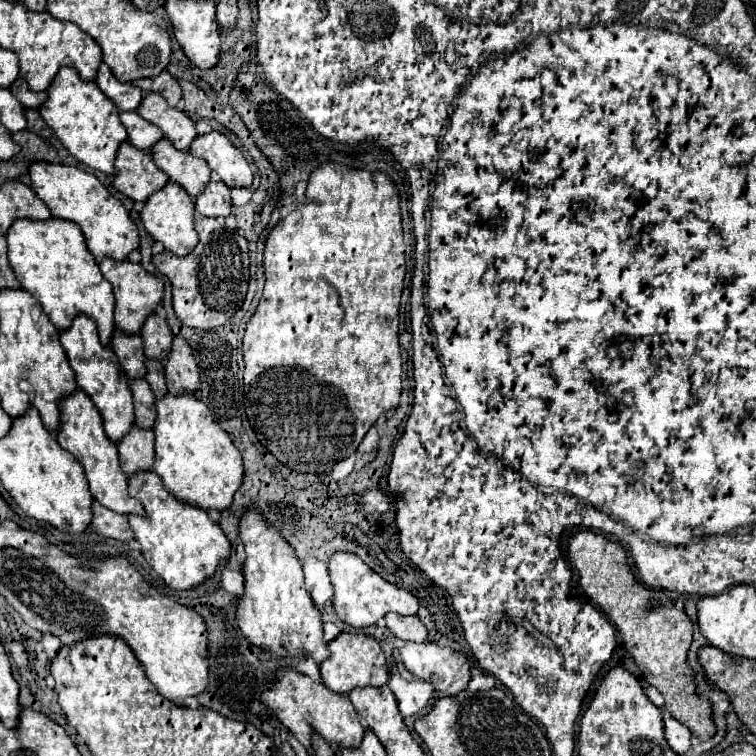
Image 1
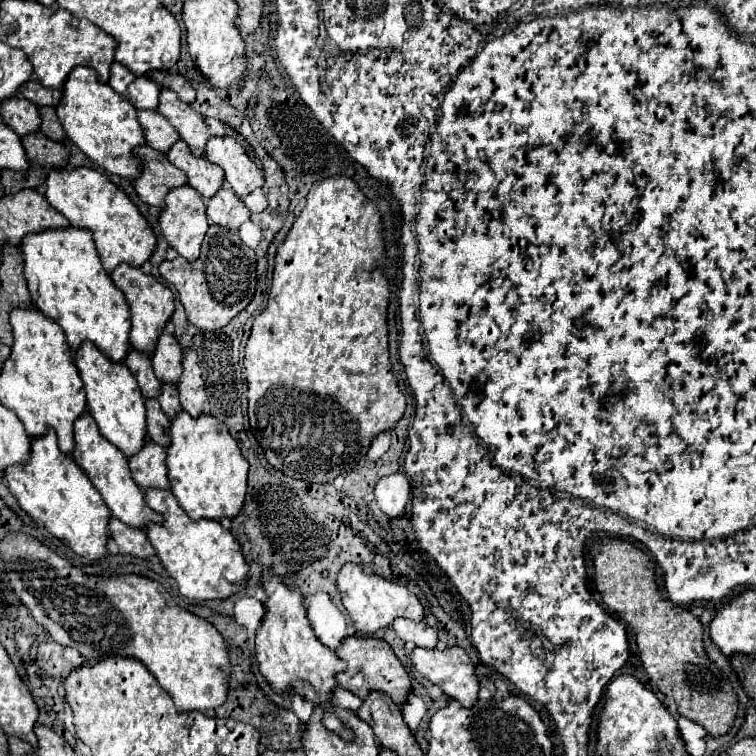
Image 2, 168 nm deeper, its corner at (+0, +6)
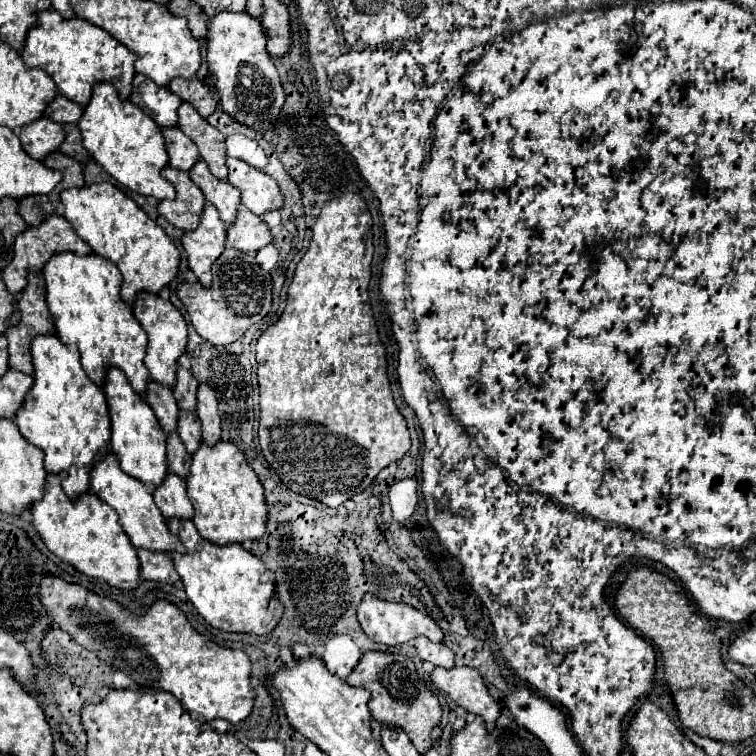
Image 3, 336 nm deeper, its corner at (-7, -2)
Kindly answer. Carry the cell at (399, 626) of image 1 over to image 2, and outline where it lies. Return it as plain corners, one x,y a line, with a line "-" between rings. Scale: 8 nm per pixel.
397,618
393,622
393,630
403,642
413,642
415,646
433,650
437,646
437,632
427,626
427,622
413,622
407,618

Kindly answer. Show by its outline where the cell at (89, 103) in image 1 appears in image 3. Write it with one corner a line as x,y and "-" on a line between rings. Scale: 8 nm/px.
94,84
92,96
84,106
76,126
82,134
82,144
88,154
122,186
144,196
154,196
158,200
176,196
174,186
160,178
160,170
168,164
168,154
158,124
130,100
120,100
112,84

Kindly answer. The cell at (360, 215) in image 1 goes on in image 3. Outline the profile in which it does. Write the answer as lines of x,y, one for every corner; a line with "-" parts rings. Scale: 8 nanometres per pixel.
344,194
326,202
312,226
308,252
294,270
286,308
278,322
266,328
256,342
260,388
258,440
262,454
286,486
296,486
296,492
316,496
330,508
364,492
382,468
410,450
410,432
390,392
386,348
380,342
368,302
374,256
372,238
372,216
358,194

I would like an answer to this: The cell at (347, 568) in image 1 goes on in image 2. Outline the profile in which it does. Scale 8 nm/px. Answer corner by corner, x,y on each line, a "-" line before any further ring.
345,564
341,568
339,578
337,578
337,586
339,586
341,598
343,598
343,606
359,632
375,634
381,628
389,628
395,618
411,618
417,622
425,618
423,606
419,604
417,596
409,594
409,590
405,586
393,584
391,580
385,580
375,574
365,576
361,566
357,566
357,564

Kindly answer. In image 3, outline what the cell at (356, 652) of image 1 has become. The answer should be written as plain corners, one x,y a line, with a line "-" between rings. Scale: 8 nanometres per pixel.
364,652
346,680
352,686
362,686
372,692
368,708
378,722
404,730
418,752
426,754
426,750
432,746
430,732
440,722
442,708
438,698
418,680
416,666
410,658
394,652

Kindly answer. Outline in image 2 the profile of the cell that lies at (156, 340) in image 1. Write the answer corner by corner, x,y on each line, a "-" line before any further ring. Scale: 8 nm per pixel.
167,332
161,334
157,348
151,356
151,364
155,370
155,376
163,384
179,384
181,378
181,360
183,360
183,350
179,342
169,336

